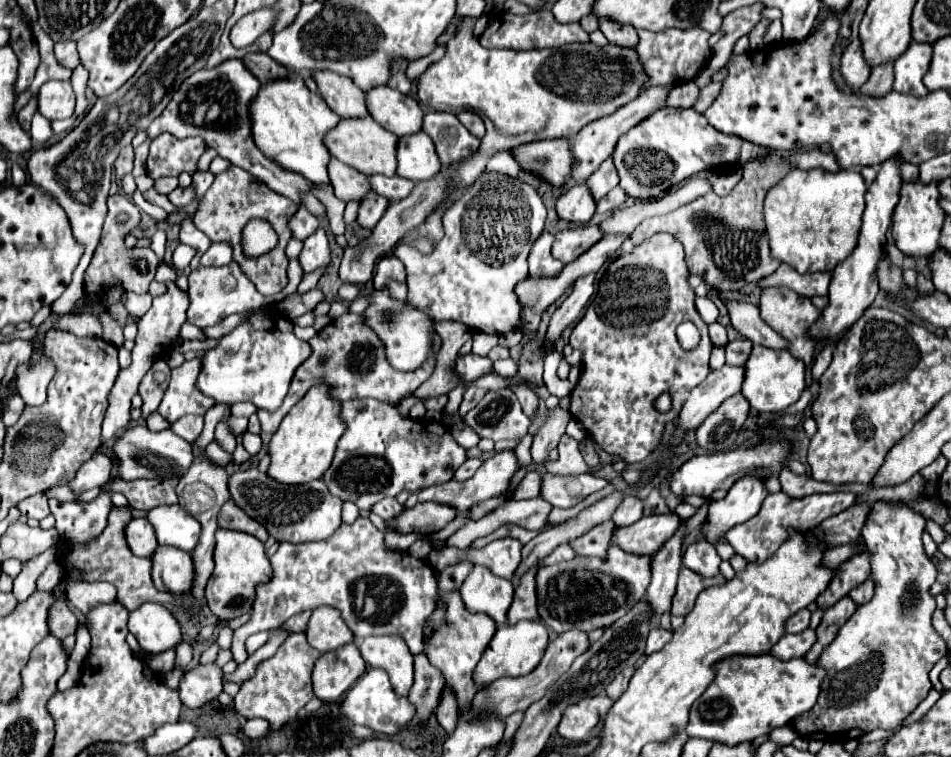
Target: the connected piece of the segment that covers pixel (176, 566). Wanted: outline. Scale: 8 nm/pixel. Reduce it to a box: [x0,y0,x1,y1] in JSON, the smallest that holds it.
[151,545,193,593]

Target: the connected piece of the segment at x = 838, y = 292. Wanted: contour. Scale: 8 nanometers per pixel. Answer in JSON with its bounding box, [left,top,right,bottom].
[809,161,901,341]

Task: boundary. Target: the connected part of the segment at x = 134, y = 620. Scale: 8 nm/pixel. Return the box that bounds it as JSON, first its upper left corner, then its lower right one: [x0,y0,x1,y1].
[129,601,181,653]

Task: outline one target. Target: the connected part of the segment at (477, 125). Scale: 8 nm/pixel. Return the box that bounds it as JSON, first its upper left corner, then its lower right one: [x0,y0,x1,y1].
[457,111,485,137]

